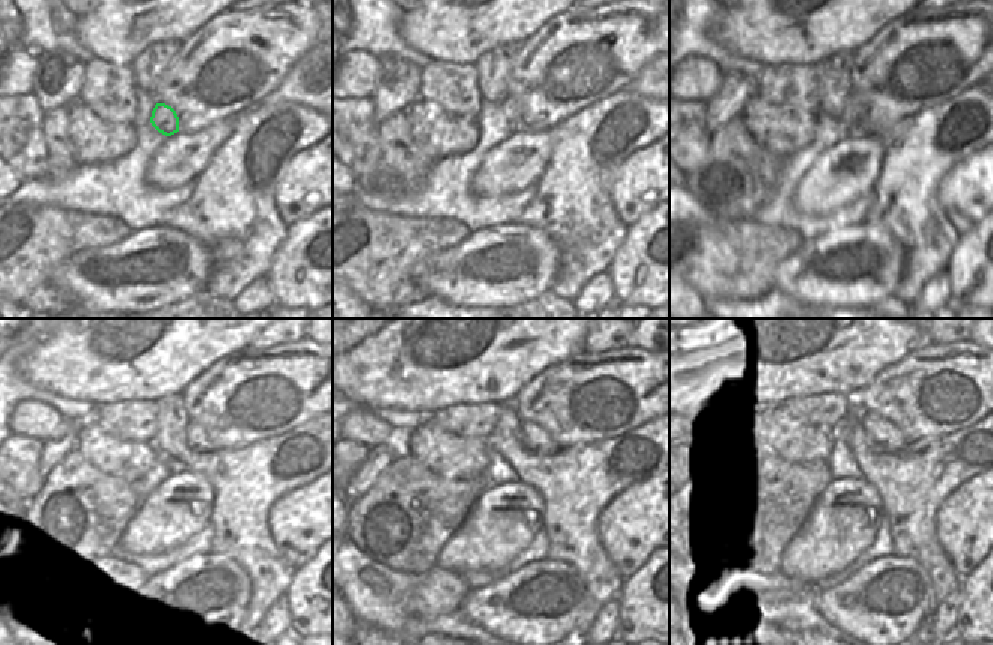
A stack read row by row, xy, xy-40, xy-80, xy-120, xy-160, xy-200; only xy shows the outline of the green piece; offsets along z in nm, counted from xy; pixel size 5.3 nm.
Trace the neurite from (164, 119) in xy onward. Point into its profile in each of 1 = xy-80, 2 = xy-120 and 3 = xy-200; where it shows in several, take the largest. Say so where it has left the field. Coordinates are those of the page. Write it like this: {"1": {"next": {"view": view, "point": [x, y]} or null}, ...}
{"1": {"next": {"view": "xy-80", "point": [854, 119]}}, "2": {"next": {"view": "xy-120", "point": [198, 441]}}, "3": {"next": {"view": "xy-200", "point": [881, 435]}}}

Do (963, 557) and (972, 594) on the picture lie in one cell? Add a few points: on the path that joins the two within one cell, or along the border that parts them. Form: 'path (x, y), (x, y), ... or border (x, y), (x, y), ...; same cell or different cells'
border (977, 564), (962, 581); different cells

